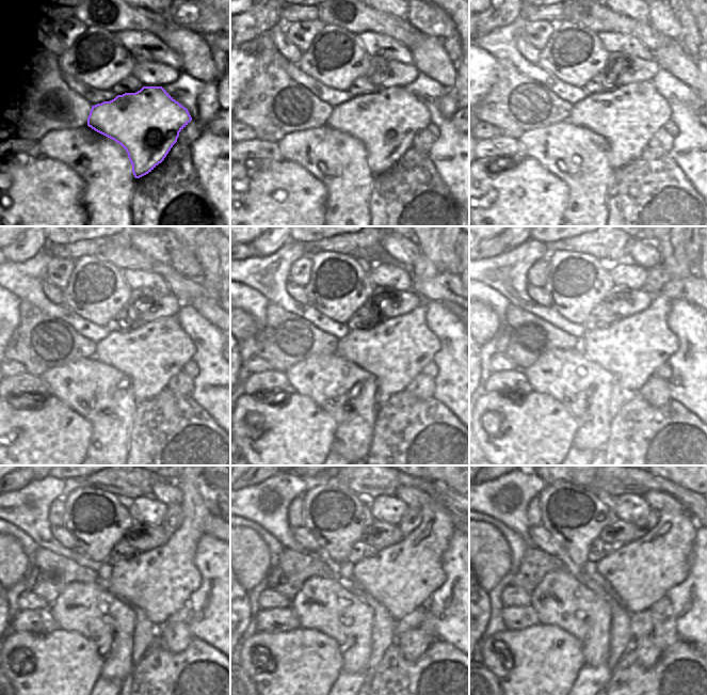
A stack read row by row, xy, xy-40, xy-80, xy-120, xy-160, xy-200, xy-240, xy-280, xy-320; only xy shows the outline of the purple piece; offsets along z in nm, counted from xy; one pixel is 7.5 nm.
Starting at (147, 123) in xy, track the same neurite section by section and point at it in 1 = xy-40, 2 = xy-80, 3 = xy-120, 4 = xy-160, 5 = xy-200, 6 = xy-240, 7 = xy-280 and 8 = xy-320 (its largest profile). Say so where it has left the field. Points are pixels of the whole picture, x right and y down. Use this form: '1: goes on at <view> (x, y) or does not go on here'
1: goes on at xy-40 (385, 122)
2: goes on at xy-80 (627, 116)
3: goes on at xy-120 (151, 353)
4: goes on at xy-160 (394, 351)
5: goes on at xy-200 (632, 348)
6: goes on at xy-240 (159, 582)
7: goes on at xy-280 (401, 578)
8: goes on at xy-320 (640, 572)

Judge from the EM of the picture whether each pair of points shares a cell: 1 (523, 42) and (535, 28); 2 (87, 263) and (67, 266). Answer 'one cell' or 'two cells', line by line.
1: two cells
2: two cells

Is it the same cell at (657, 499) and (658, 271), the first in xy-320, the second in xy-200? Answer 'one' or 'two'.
two

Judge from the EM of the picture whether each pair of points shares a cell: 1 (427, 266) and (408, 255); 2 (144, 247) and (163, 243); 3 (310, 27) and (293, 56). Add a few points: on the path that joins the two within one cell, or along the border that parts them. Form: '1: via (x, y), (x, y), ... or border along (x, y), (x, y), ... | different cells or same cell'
1: border along (420, 253), (410, 268) | different cells
2: via (148, 245), (159, 245) | same cell
3: border along (284, 26), (287, 37), (302, 52) | different cells

